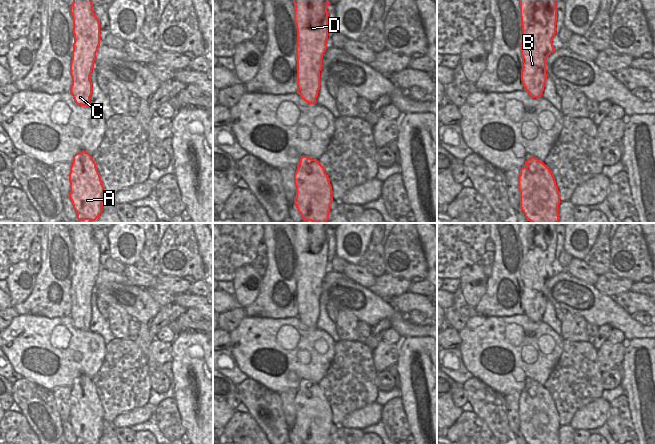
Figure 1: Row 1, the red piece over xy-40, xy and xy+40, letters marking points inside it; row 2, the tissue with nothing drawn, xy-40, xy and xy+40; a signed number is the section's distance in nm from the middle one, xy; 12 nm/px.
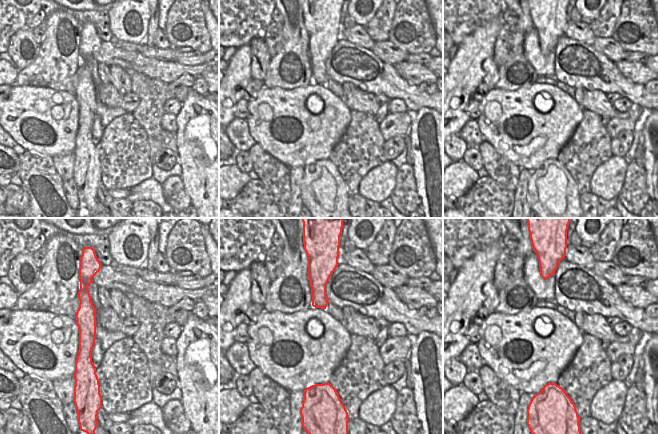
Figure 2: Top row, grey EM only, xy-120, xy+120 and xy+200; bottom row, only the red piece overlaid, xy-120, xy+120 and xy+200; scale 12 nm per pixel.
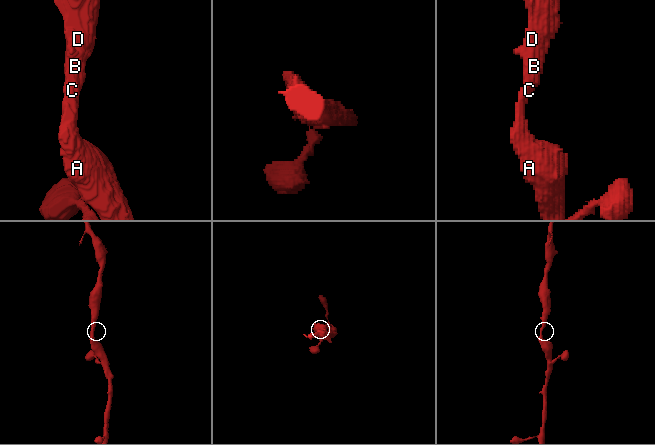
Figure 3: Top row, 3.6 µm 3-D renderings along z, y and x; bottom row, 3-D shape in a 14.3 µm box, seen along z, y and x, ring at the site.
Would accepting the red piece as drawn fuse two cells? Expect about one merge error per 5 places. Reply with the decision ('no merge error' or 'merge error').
no merge error

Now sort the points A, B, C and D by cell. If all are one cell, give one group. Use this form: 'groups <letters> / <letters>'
groups A B C D

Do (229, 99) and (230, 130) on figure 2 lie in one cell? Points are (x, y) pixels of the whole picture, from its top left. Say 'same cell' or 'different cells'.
different cells

